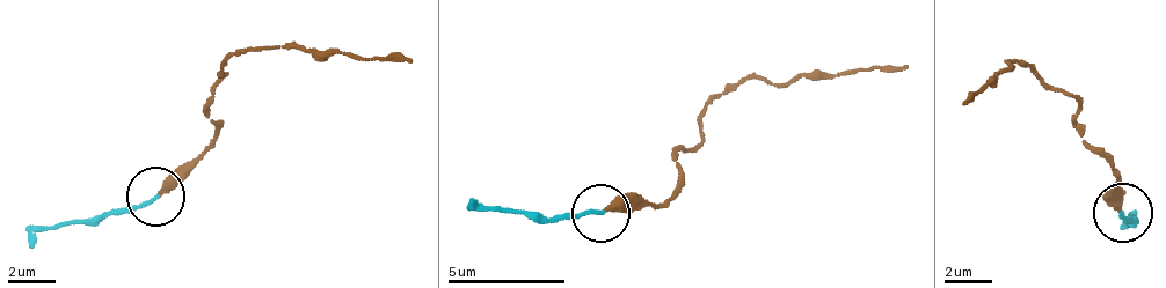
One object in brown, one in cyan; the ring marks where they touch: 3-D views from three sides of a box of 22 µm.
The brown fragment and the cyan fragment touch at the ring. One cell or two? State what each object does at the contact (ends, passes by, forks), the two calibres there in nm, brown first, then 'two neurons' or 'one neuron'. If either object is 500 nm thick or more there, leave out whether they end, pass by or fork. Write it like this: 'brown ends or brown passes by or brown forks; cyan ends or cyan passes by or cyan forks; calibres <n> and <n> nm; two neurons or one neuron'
brown ends; cyan ends; calibres 320 and 150 nm; two neurons

